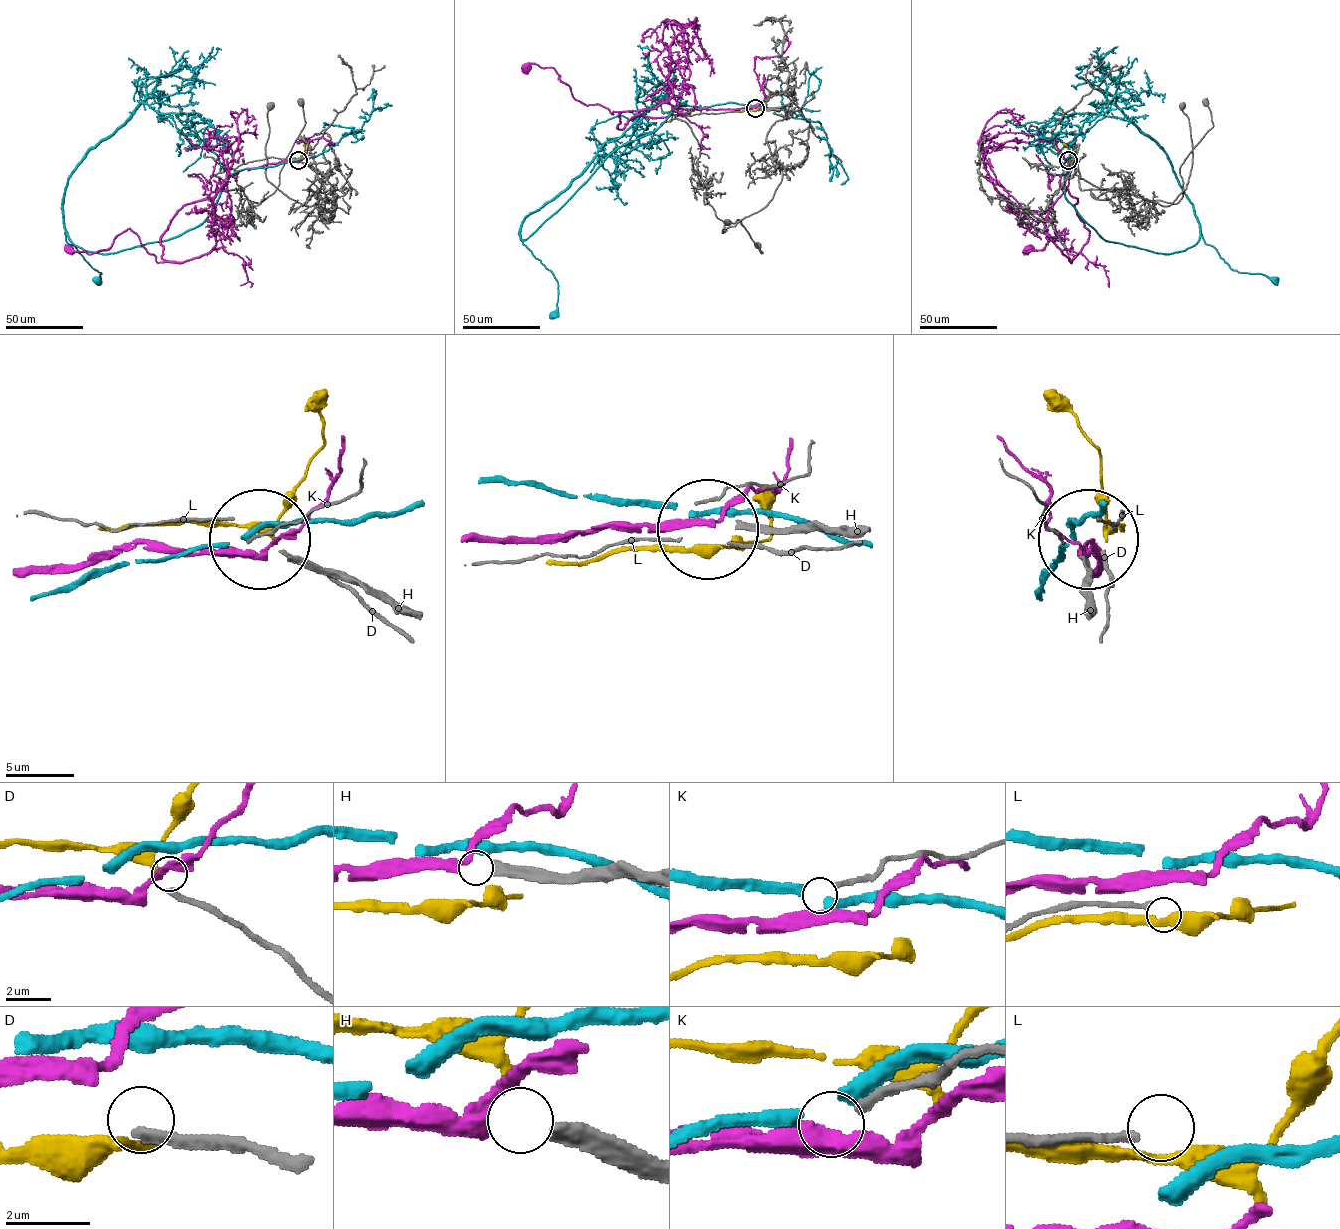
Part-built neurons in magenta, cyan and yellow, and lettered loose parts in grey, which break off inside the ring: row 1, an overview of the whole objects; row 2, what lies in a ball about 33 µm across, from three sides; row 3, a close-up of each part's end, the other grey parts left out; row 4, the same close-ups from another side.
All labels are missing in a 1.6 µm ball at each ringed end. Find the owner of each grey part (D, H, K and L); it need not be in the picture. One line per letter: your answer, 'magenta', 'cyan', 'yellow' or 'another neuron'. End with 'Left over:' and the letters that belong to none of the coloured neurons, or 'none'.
D: yellow
H: magenta
K: another neuron
L: another neuron
Left over: K, L

